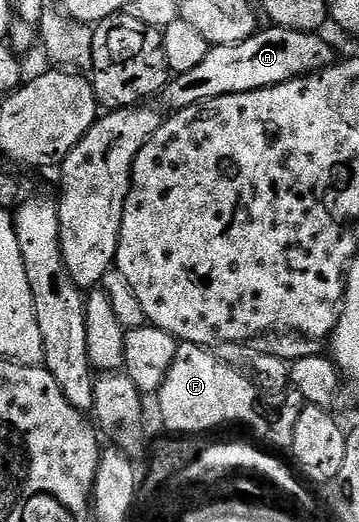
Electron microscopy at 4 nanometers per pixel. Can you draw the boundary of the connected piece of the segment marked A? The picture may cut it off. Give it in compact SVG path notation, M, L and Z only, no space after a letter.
M262 27L248 39L230 46L213 46L204 60L192 71L171 76L164 98L171 110L187 109L213 97L229 93L251 93L290 81L294 77L305 77L335 64L334 49L318 33L301 33L291 29Z

